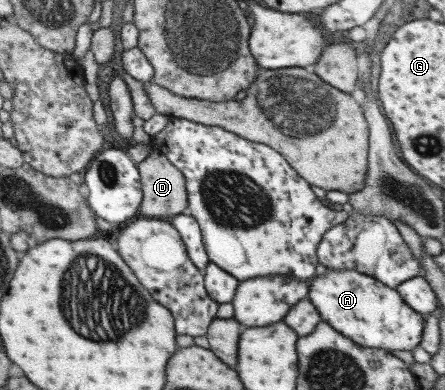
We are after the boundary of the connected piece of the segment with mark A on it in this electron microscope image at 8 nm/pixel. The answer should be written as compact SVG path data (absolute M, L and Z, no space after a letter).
M354 270L330 271L308 280L306 298L321 321L361 347L412 352L420 343L424 318L407 307L395 289Z

